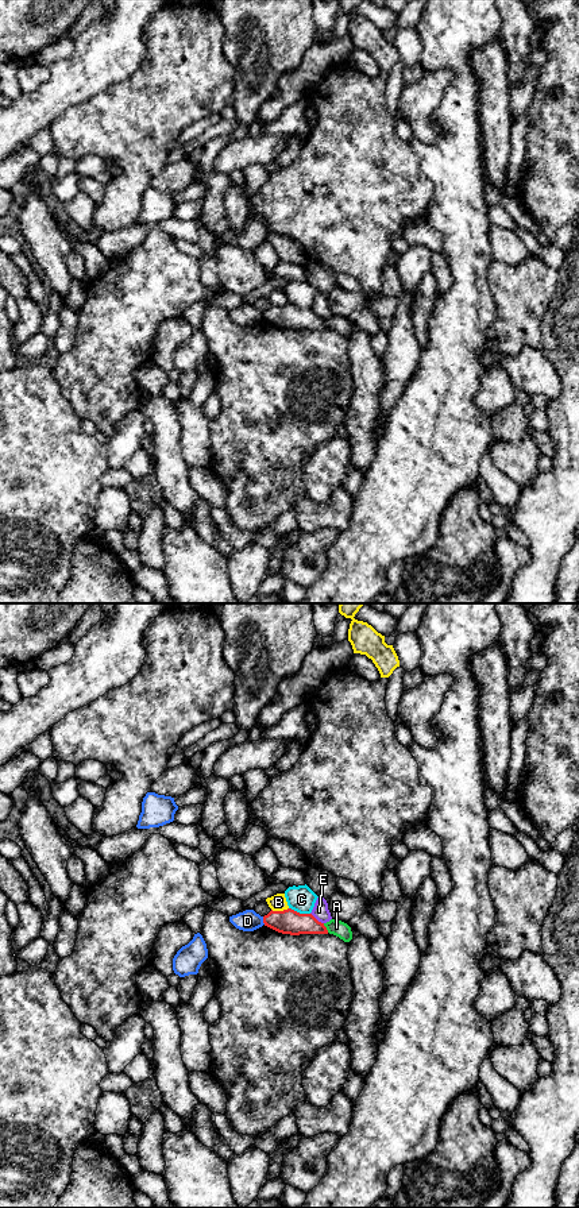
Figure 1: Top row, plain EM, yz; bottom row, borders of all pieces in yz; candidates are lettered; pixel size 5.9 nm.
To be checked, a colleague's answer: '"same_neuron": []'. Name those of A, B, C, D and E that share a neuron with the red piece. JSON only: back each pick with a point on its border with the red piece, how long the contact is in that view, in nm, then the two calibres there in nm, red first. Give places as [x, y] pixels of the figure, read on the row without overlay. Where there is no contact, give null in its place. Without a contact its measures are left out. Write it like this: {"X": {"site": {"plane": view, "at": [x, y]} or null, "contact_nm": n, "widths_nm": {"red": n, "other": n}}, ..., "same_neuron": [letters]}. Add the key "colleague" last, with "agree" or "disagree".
{"same_neuron": [], "colleague": "agree"}

